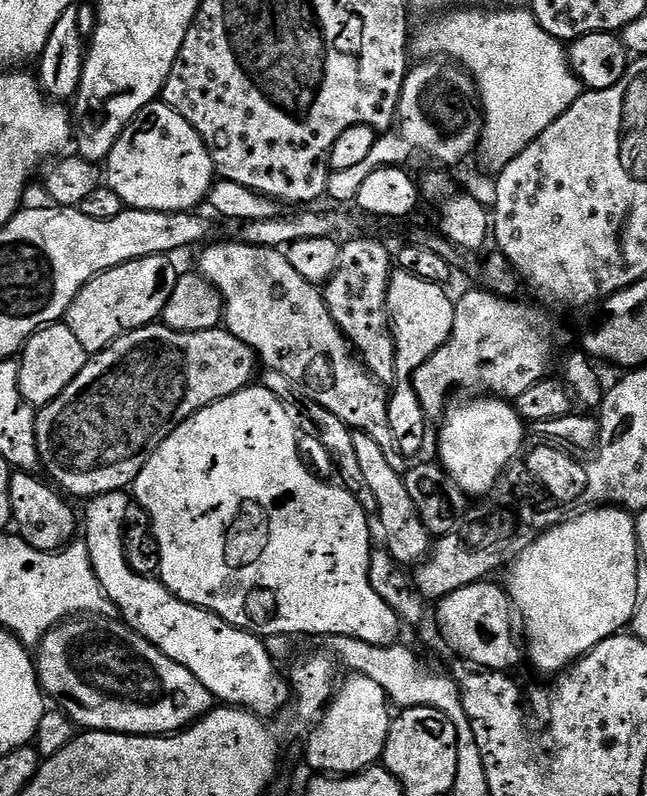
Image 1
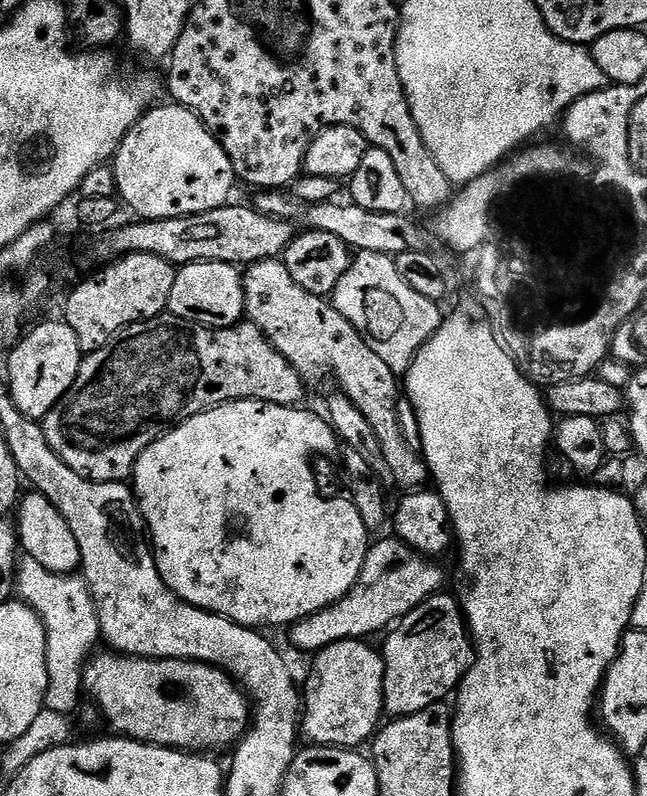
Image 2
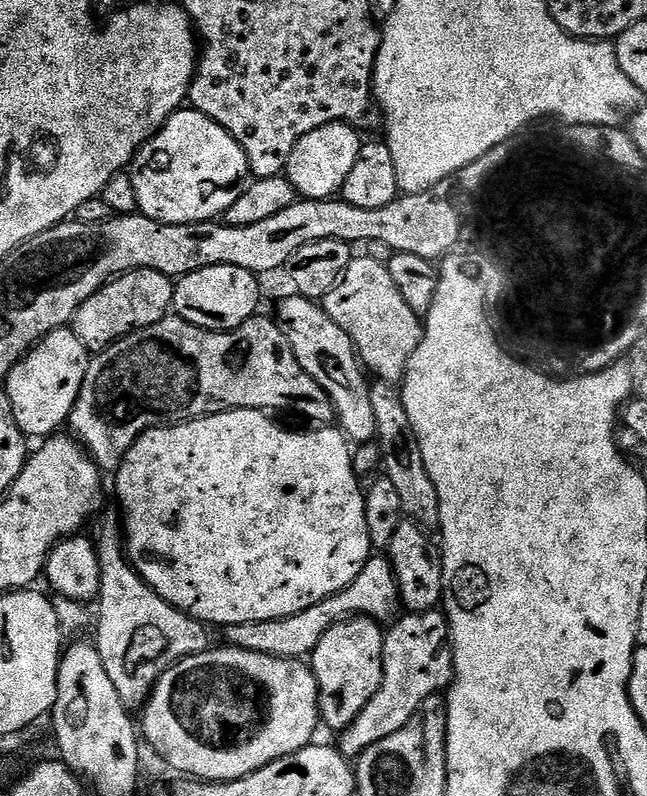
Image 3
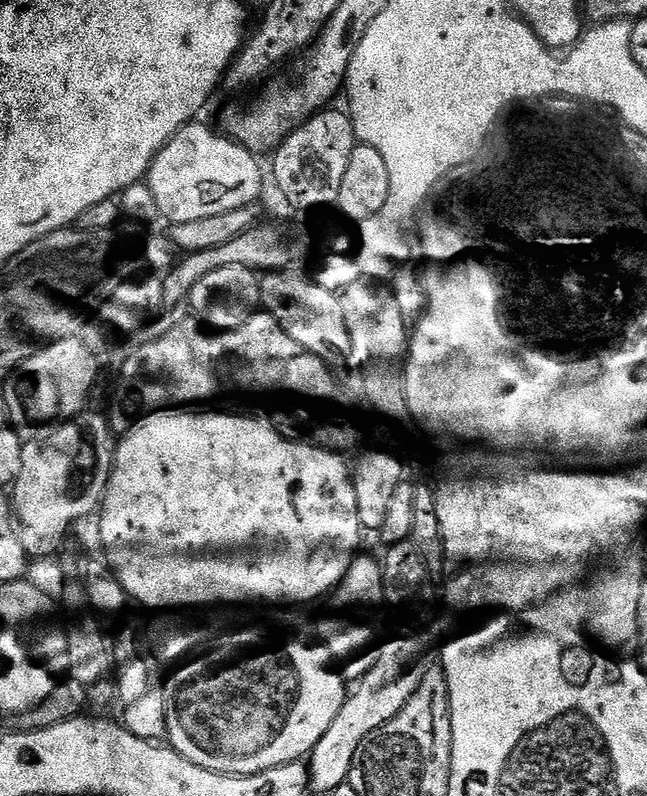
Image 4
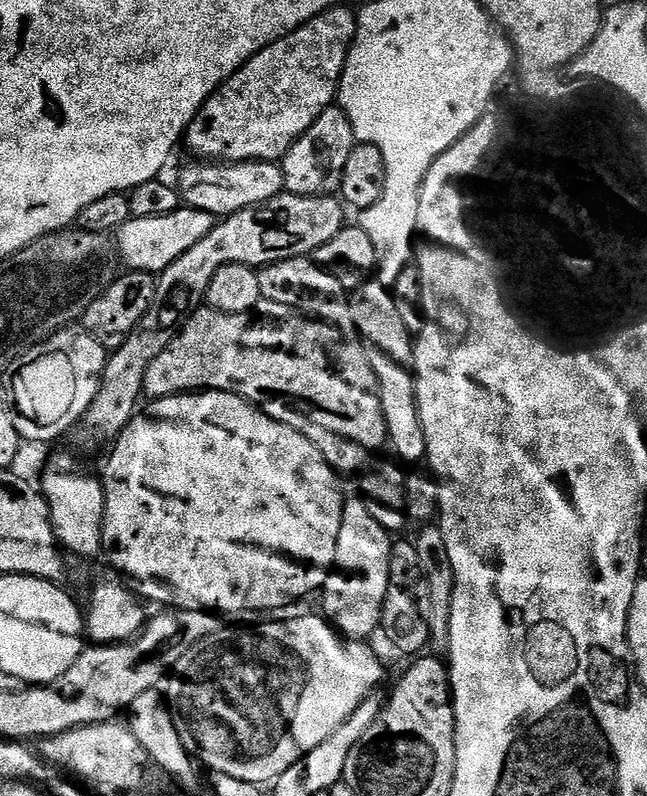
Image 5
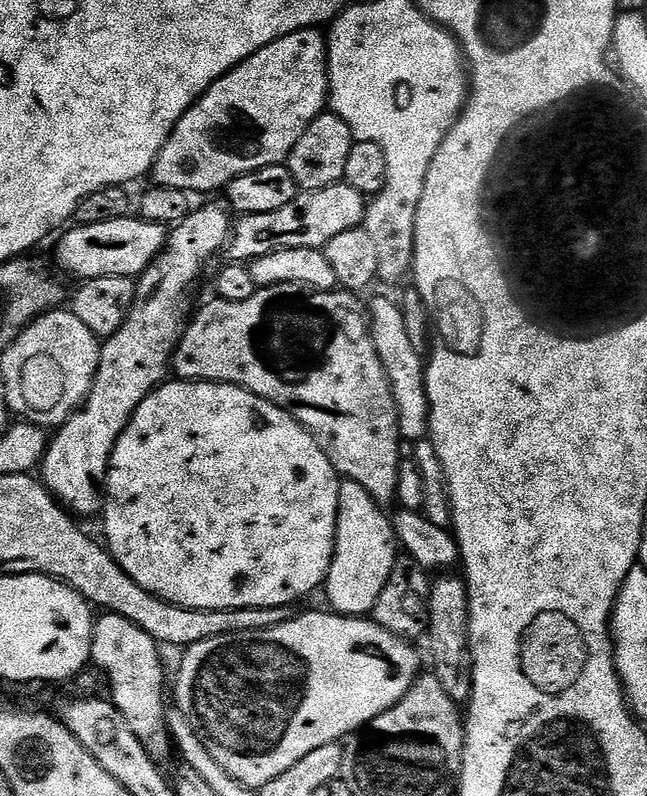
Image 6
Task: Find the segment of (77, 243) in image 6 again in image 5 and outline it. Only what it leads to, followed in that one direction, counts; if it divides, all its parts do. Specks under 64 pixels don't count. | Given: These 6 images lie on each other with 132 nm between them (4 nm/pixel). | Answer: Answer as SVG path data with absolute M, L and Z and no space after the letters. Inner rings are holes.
M181 206L170 214L162 214L158 218L138 218L132 216L114 233L114 243L118 249L118 260L125 269L133 272L165 272L186 250L202 242L210 230L218 223L217 217L206 210Z

